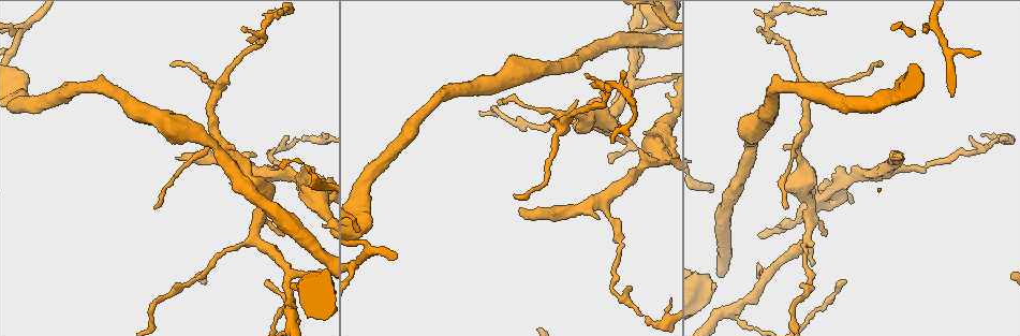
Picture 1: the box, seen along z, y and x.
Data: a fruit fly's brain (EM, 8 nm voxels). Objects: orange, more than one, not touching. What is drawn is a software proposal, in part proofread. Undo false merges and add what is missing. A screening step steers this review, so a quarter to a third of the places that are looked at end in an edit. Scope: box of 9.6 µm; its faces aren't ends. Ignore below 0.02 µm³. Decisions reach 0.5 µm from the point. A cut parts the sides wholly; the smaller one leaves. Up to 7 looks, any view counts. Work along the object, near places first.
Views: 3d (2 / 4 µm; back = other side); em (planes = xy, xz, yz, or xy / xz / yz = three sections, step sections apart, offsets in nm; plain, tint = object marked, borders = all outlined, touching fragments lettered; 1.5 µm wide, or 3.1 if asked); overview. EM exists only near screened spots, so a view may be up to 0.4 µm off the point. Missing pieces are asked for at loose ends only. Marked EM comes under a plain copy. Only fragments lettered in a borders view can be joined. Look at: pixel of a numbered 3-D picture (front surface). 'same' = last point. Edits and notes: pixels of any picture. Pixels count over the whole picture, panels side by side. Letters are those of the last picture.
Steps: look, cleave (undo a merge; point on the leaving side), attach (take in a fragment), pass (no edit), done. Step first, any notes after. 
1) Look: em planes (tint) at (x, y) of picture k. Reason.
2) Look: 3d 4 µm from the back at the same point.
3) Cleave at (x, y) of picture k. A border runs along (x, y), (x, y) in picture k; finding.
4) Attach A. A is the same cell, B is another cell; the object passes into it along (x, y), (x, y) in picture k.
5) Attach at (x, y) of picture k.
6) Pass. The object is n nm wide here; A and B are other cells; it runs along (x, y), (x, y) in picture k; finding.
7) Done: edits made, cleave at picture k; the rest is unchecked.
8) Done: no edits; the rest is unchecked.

Look: 3d 4 µm at (785, 149) of picture 1. Branch stops here.

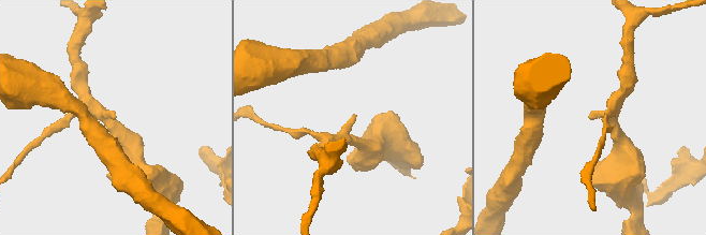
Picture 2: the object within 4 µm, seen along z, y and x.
Look: em planes (borders) at (354, 117) of picture 2.

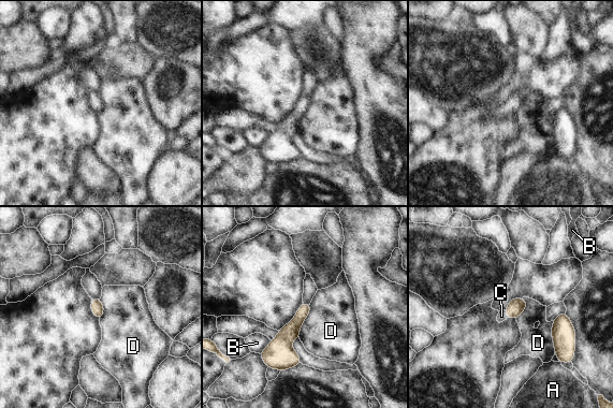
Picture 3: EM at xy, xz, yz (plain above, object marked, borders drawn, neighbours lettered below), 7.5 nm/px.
Attach C. C is the same cell, A, B and D are other cells; the object passes into it along (516, 306), (506, 314), (501, 316) in picture 3; it goes on there.

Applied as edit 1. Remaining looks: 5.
Look: overview.

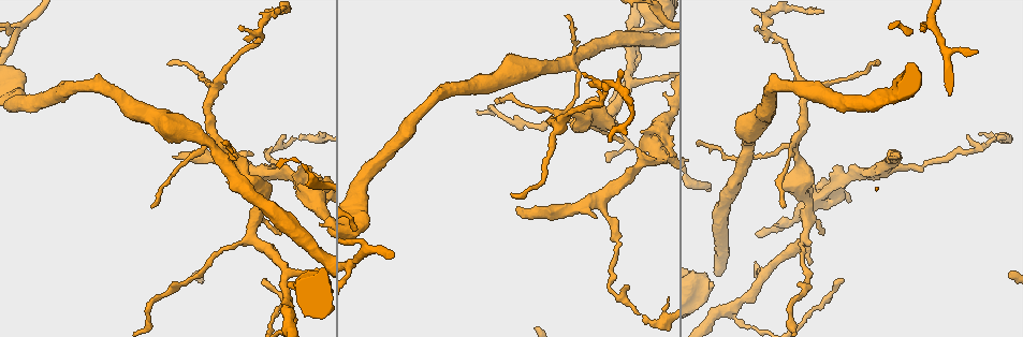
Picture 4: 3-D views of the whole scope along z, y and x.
Look: em xz step 4 (borders) at (226, 145) of picture 4.

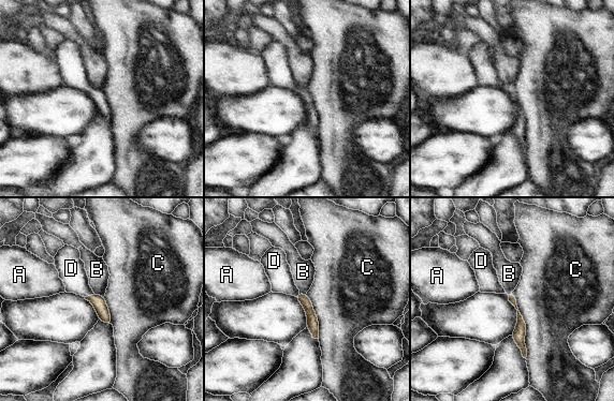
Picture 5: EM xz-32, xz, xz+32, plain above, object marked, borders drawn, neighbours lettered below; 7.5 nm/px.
Attach D. D is the same cell, A, B and C are other cells; the object passes into it along (98, 301), (88, 296), (71, 268) in picture 5; it goes on there.

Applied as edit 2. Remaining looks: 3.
Look: overview.

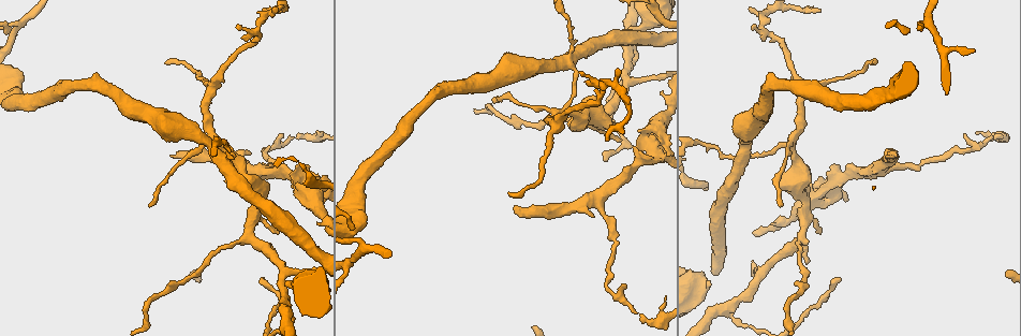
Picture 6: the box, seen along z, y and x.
Look: 3d 4 µm at (171, 157) of picture 6. Free end.

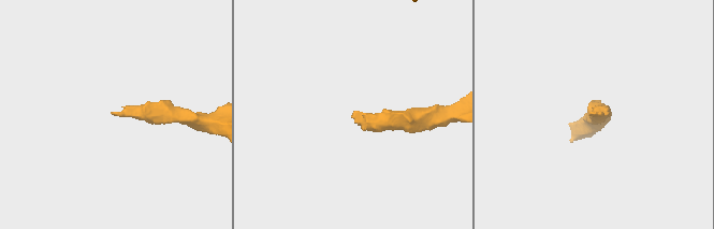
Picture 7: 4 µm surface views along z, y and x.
Look: em planes (borders) at (112, 114) of picture 7. Need the tissue.

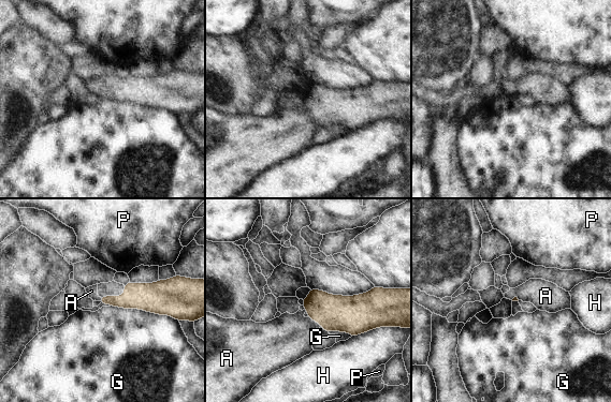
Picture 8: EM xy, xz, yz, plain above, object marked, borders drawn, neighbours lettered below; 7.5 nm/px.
Attach A. A is the same cell, G, H and P are other cells; the object passes into it along (340, 313), (315, 321), (290, 337) in picture 8; the neuron continues.

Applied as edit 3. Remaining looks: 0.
Done: edits made, attach at picture 3, attach at picture 5, attach at picture 8; the rest is unchecked.

